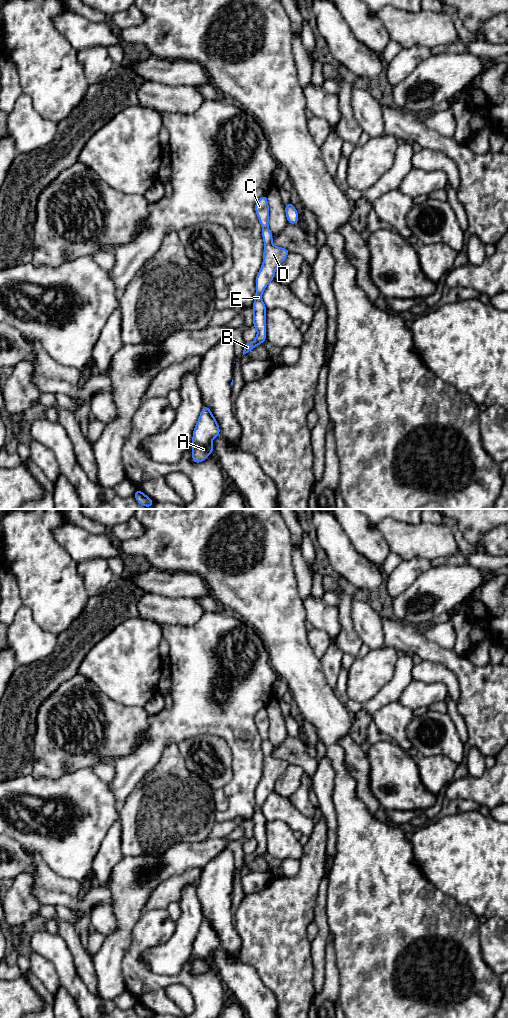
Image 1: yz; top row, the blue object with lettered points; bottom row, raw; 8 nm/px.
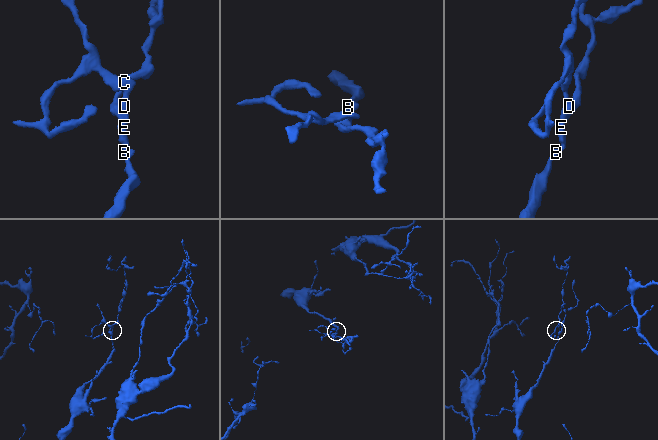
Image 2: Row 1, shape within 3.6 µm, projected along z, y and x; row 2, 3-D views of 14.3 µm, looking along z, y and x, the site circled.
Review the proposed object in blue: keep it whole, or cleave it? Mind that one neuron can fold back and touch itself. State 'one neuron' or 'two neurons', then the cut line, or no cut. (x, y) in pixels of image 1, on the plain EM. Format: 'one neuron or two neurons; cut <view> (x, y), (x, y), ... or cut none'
one neuron; cut none

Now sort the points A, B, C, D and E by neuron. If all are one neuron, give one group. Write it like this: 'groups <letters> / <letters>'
groups A B C D E

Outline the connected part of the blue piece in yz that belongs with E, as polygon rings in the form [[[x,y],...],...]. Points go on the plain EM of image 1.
[[[263,707],[255,716],[255,724],[262,738],[262,750],[264,753],[263,775],[256,788],[256,806],[253,821],[253,838],[257,841],[256,850],[245,855],[243,867],[251,863],[257,857],[266,853],[266,818],[262,812],[262,805],[266,798],[274,791],[277,779],[286,771],[290,765],[286,760],[277,759],[272,756],[273,748],[268,738],[269,717],[267,708]]]

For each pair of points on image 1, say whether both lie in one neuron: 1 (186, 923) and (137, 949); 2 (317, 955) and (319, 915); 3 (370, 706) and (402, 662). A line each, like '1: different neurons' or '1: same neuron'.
1: different neurons
2: same neuron
3: same neuron

